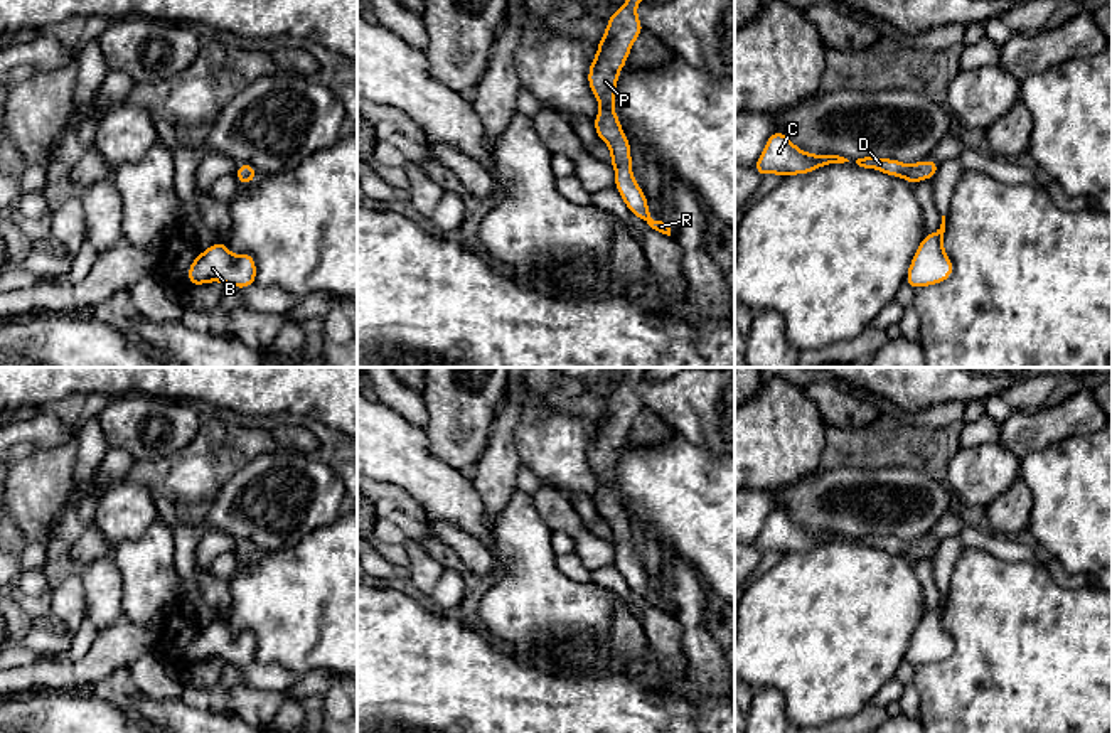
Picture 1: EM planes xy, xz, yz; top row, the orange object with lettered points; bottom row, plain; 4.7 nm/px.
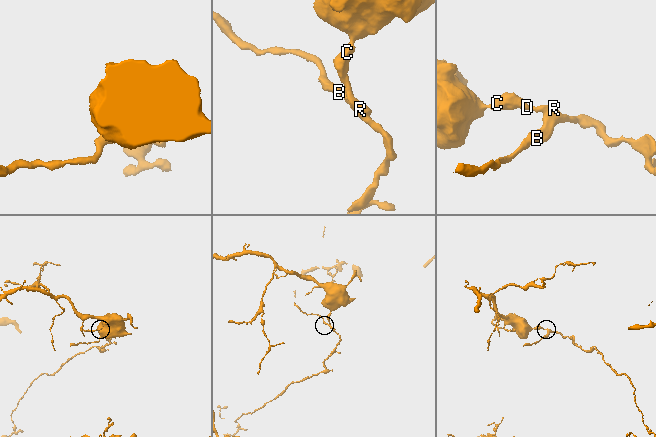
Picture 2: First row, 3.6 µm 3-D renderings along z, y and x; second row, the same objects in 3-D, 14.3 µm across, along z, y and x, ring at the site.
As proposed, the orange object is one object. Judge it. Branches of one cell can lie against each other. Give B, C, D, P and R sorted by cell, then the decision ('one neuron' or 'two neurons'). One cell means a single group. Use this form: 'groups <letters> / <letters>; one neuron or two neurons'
groups B C D P R; one neuron

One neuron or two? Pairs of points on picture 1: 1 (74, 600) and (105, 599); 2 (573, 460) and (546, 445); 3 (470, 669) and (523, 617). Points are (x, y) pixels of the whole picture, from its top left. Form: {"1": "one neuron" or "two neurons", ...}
{"1": "two neurons", "2": "one neuron", "3": "two neurons"}

